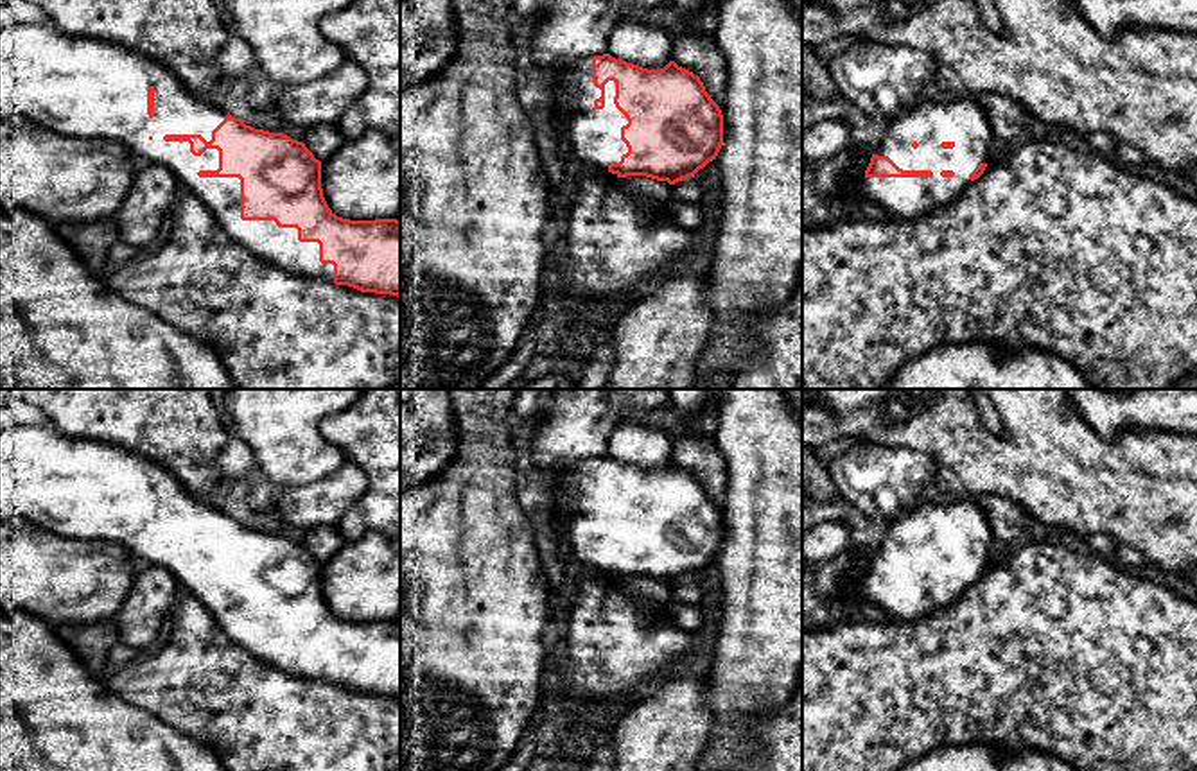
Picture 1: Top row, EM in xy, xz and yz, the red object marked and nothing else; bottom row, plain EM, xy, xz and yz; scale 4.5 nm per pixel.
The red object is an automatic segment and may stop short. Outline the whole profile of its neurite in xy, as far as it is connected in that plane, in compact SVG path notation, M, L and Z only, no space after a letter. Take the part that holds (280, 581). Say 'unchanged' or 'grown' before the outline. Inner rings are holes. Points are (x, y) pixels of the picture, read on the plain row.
grown | M11 425L0 430L0 518L29 520L57 536L104 540L124 547L149 567L163 567L203 602L219 628L264 663L301 680L319 680L361 694L400 699L400 622L350 622L337 619L321 590L321 563L284 534L246 527L212 498L192 495L181 481L151 459L120 446L68 437L52 425Z

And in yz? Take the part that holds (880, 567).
grown | M928 495L885 525L879 550L865 572L863 595L867 602L885 610L890 620L930 617L953 604L983 576L992 547L989 520L971 497L951 500Z

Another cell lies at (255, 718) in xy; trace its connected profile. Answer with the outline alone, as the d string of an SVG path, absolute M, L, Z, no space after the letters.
M196 597L178 601L165 645L102 678L117 697L210 746L226 771L400 771L400 699L289 676L235 644Z

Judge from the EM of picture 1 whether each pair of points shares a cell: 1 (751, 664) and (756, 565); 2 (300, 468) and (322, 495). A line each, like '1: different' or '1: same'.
1: same
2: different

